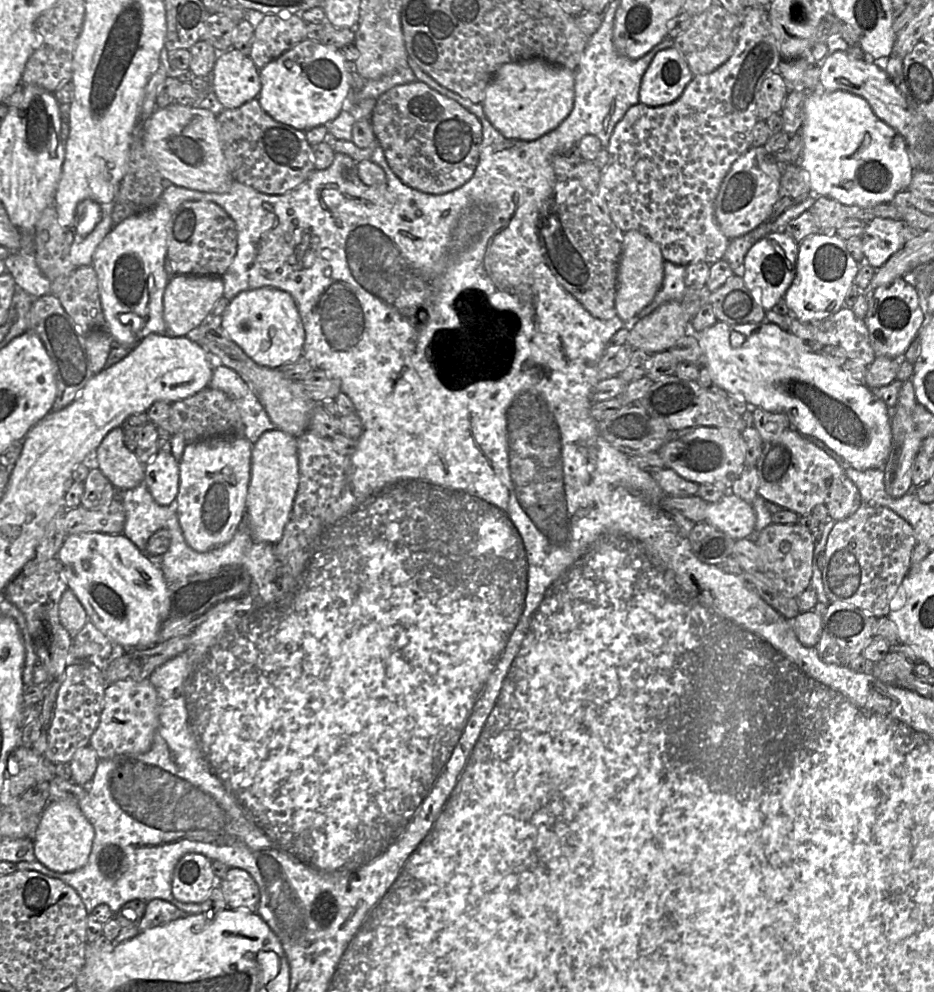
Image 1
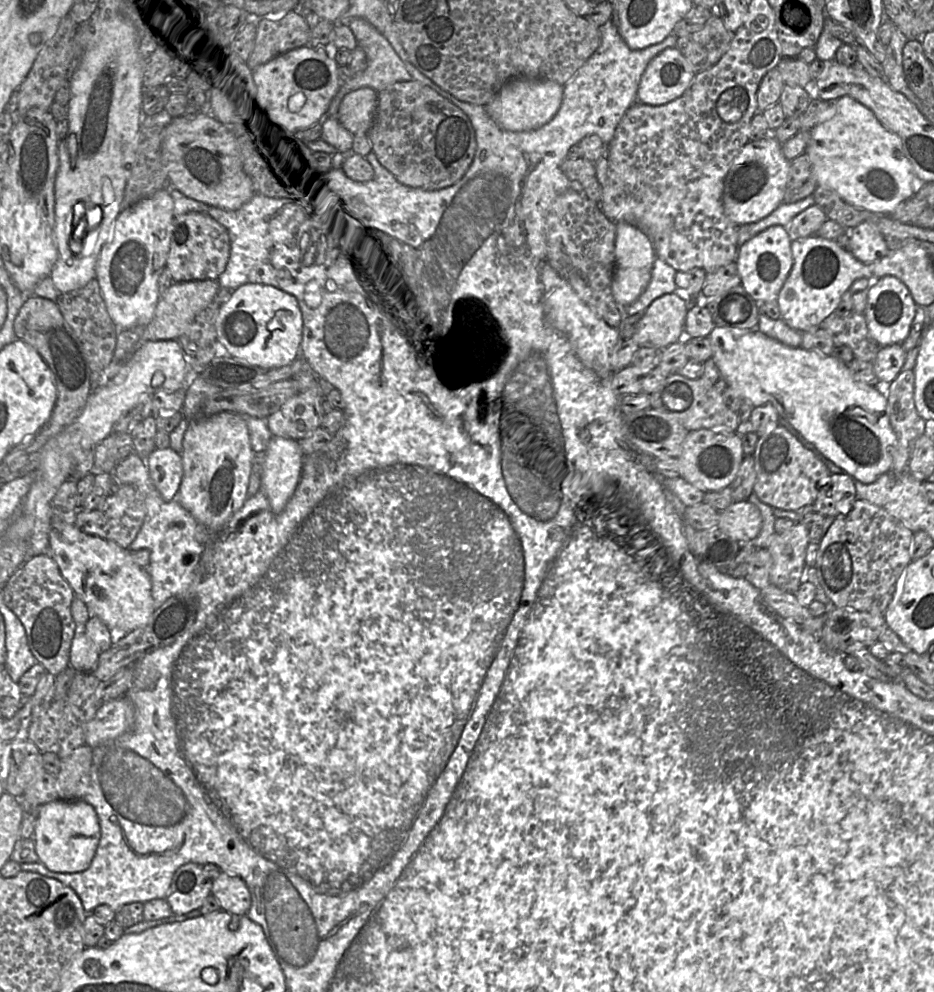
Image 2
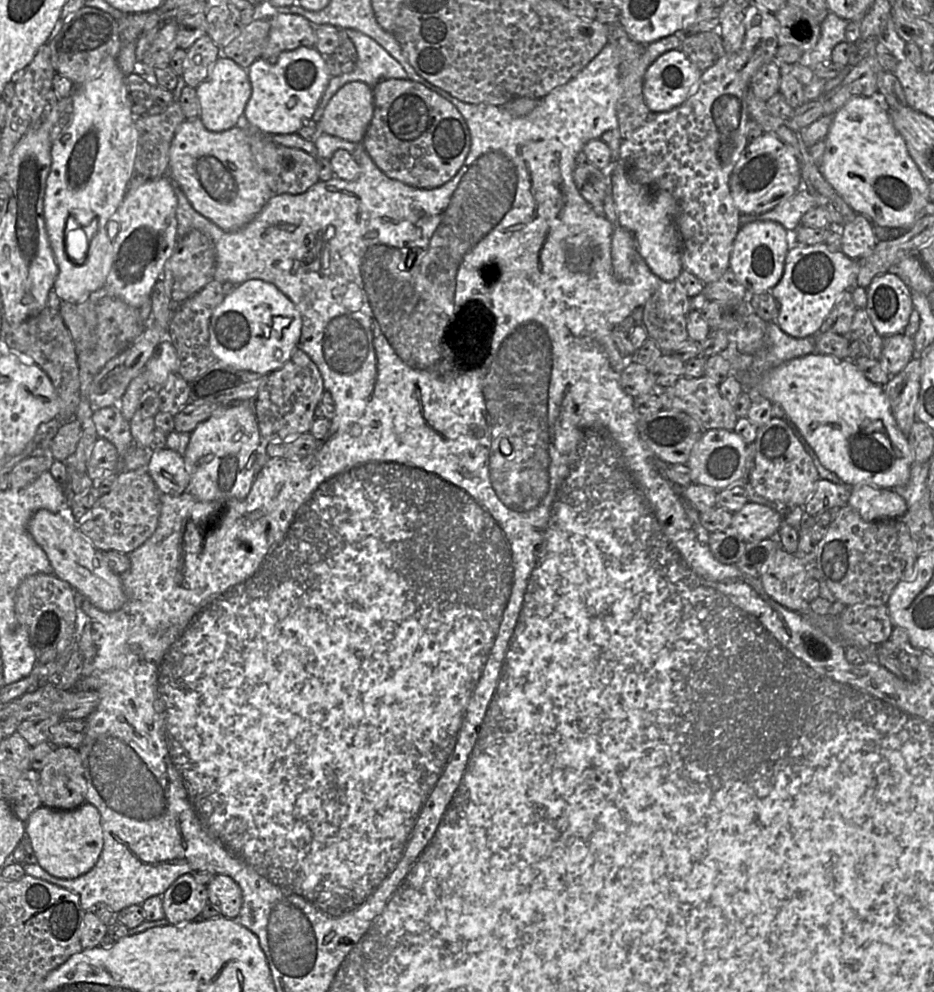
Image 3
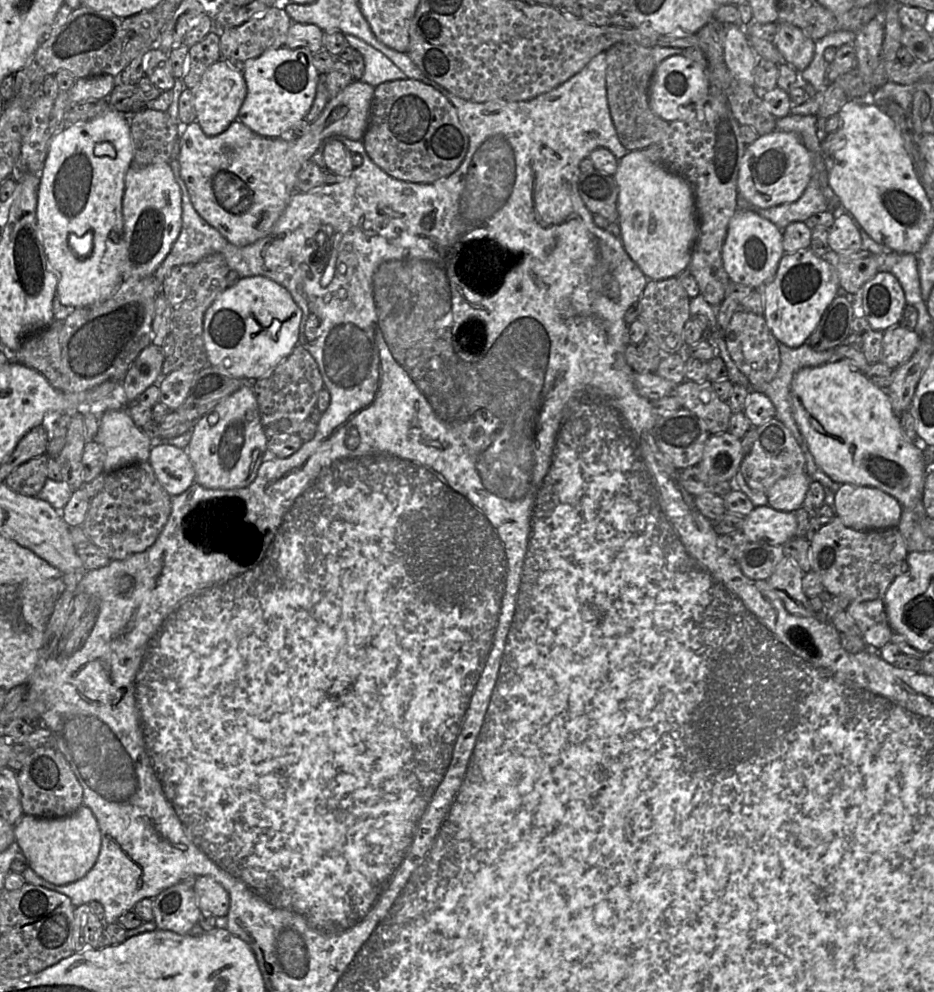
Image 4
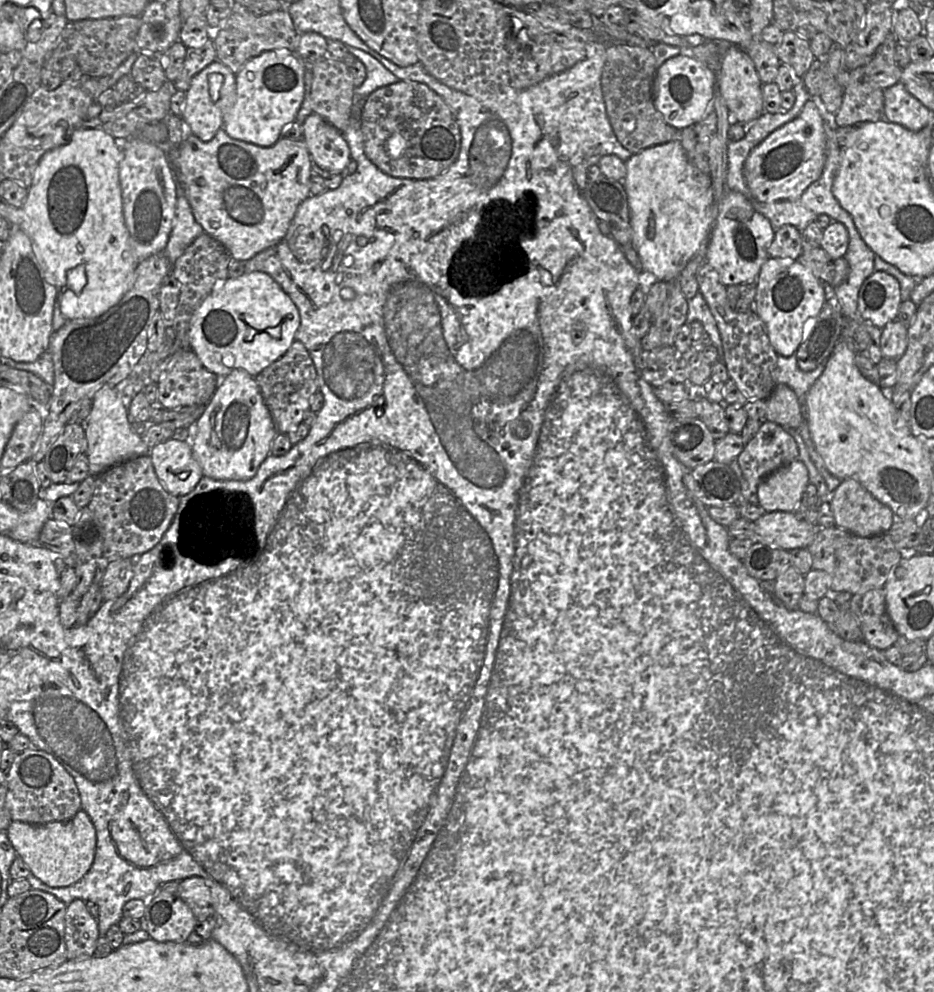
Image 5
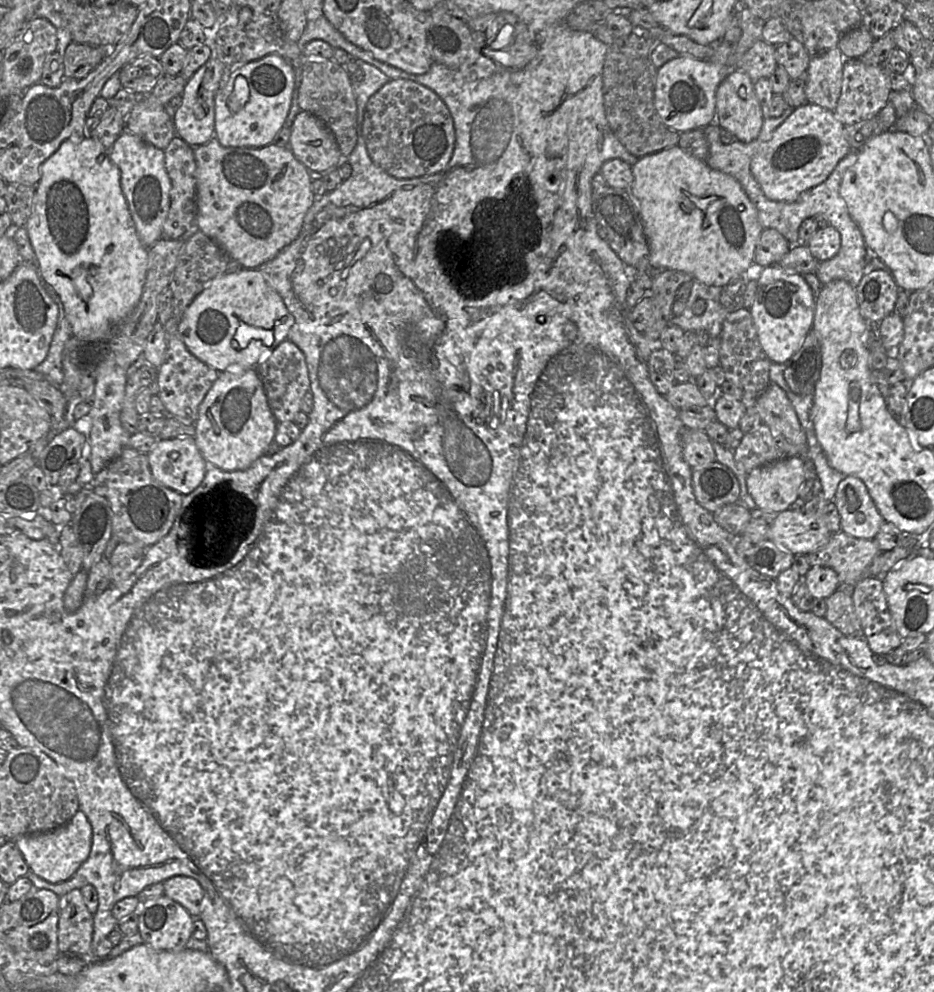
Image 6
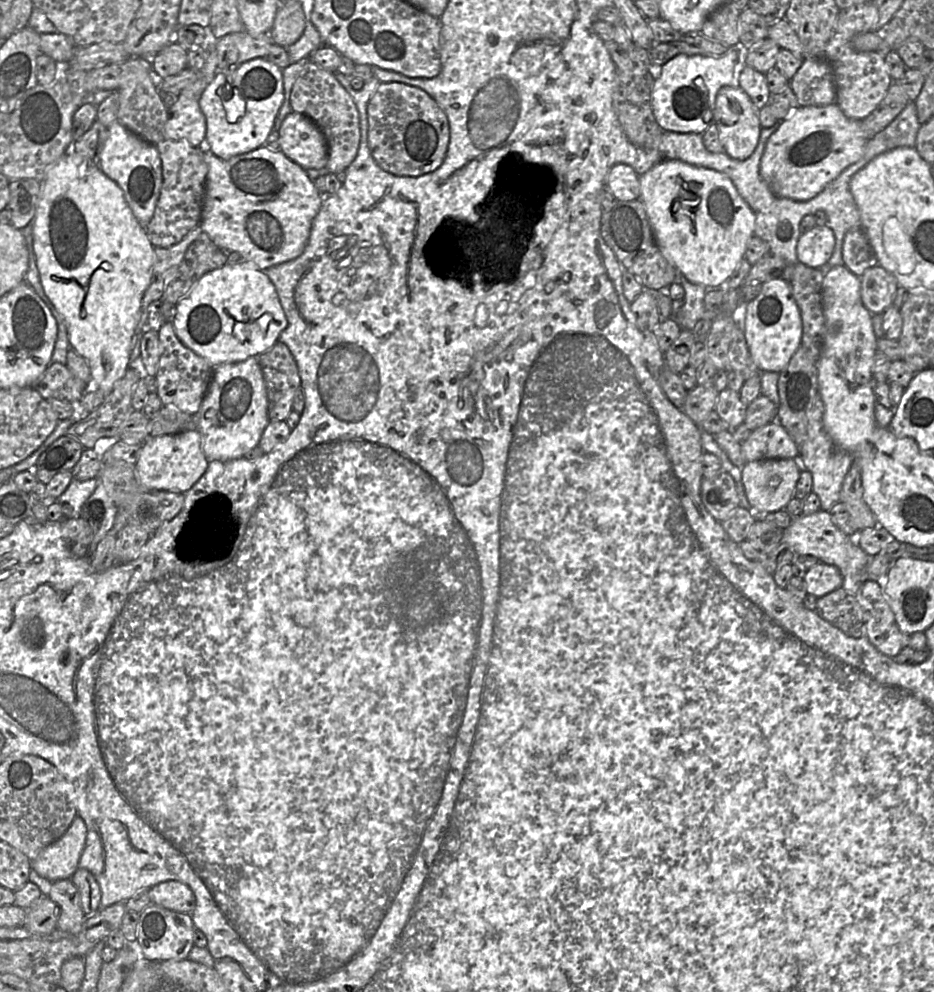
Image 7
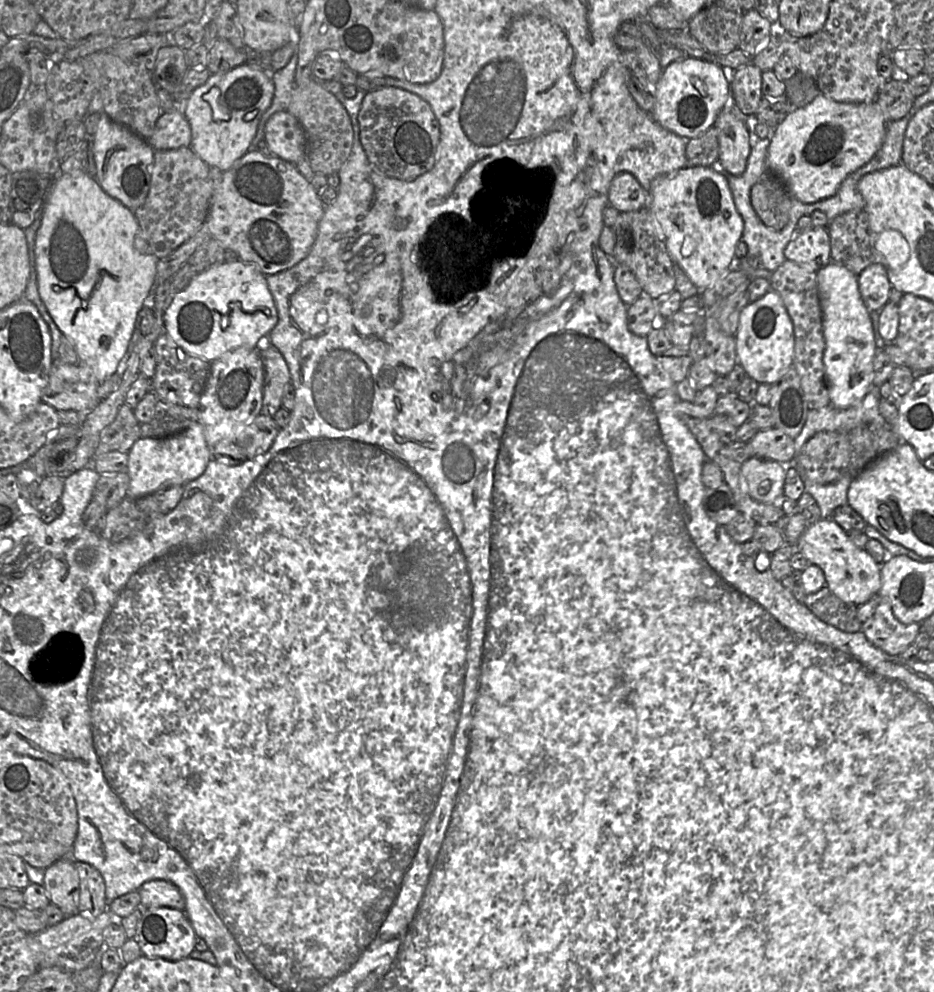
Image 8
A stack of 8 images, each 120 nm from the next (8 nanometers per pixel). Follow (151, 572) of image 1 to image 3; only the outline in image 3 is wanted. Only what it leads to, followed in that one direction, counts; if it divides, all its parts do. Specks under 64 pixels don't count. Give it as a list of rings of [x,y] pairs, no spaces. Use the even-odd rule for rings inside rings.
[[[39,509],[31,517],[28,530],[45,551],[58,578],[68,582],[76,592],[104,612],[114,612],[123,607],[126,595],[120,575],[111,570],[104,552],[81,533],[76,523],[64,514]]]

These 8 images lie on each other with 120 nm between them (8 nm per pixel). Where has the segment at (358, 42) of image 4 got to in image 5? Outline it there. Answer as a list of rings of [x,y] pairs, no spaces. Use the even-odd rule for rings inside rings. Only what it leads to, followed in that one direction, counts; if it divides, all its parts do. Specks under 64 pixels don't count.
[[[351,46],[346,47],[348,52],[356,59],[360,60],[366,68],[366,79],[360,87],[356,88],[356,97],[362,99],[362,104],[363,101],[376,89],[400,81],[371,55]]]

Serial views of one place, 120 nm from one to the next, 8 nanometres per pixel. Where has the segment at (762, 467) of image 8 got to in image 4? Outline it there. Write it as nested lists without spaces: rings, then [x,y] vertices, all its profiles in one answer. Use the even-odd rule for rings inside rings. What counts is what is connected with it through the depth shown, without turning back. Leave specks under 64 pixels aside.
[[[795,473],[776,481],[767,491],[768,506],[785,512],[803,507],[811,479],[806,473]]]

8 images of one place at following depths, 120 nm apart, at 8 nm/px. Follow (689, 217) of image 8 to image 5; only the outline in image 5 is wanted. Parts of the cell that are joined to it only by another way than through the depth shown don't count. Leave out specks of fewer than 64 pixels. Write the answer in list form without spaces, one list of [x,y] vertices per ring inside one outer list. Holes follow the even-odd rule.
[[[670,141],[664,144],[655,145],[646,148],[639,153],[632,154],[626,161],[626,168],[627,174],[622,181],[626,189],[630,209],[632,246],[637,251],[645,271],[652,273],[658,280],[677,279],[688,262],[699,252],[704,251],[705,262],[708,262],[717,271],[721,283],[725,286],[740,285],[747,281],[757,280],[761,267],[769,258],[768,248],[774,239],[775,229],[771,226],[770,221],[765,216],[757,212],[741,193],[729,190],[720,201],[716,201],[710,176],[698,170],[688,160],[679,141]]]

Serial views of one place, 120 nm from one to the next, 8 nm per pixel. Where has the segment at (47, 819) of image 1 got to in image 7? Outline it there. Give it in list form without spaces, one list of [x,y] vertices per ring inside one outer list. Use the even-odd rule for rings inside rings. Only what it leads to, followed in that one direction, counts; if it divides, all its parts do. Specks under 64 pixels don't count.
[[[76,815],[67,831],[31,860],[31,868],[50,881],[71,879],[79,868],[86,835],[85,821]]]

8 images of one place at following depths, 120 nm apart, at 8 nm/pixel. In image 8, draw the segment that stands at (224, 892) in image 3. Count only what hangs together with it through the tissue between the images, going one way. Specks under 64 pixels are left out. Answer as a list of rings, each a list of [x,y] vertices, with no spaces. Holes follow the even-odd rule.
[[[150,880],[138,890],[142,908],[172,908],[185,912],[185,899],[180,890],[165,880]]]

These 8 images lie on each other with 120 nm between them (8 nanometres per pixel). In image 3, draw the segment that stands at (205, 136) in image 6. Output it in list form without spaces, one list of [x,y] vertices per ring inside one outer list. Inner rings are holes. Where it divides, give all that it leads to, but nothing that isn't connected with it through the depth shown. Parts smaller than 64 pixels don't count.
[[[219,57],[212,66],[206,80],[196,87],[199,118],[204,127],[211,132],[222,132],[240,125],[251,92],[252,88],[247,69],[240,67],[229,58]]]

